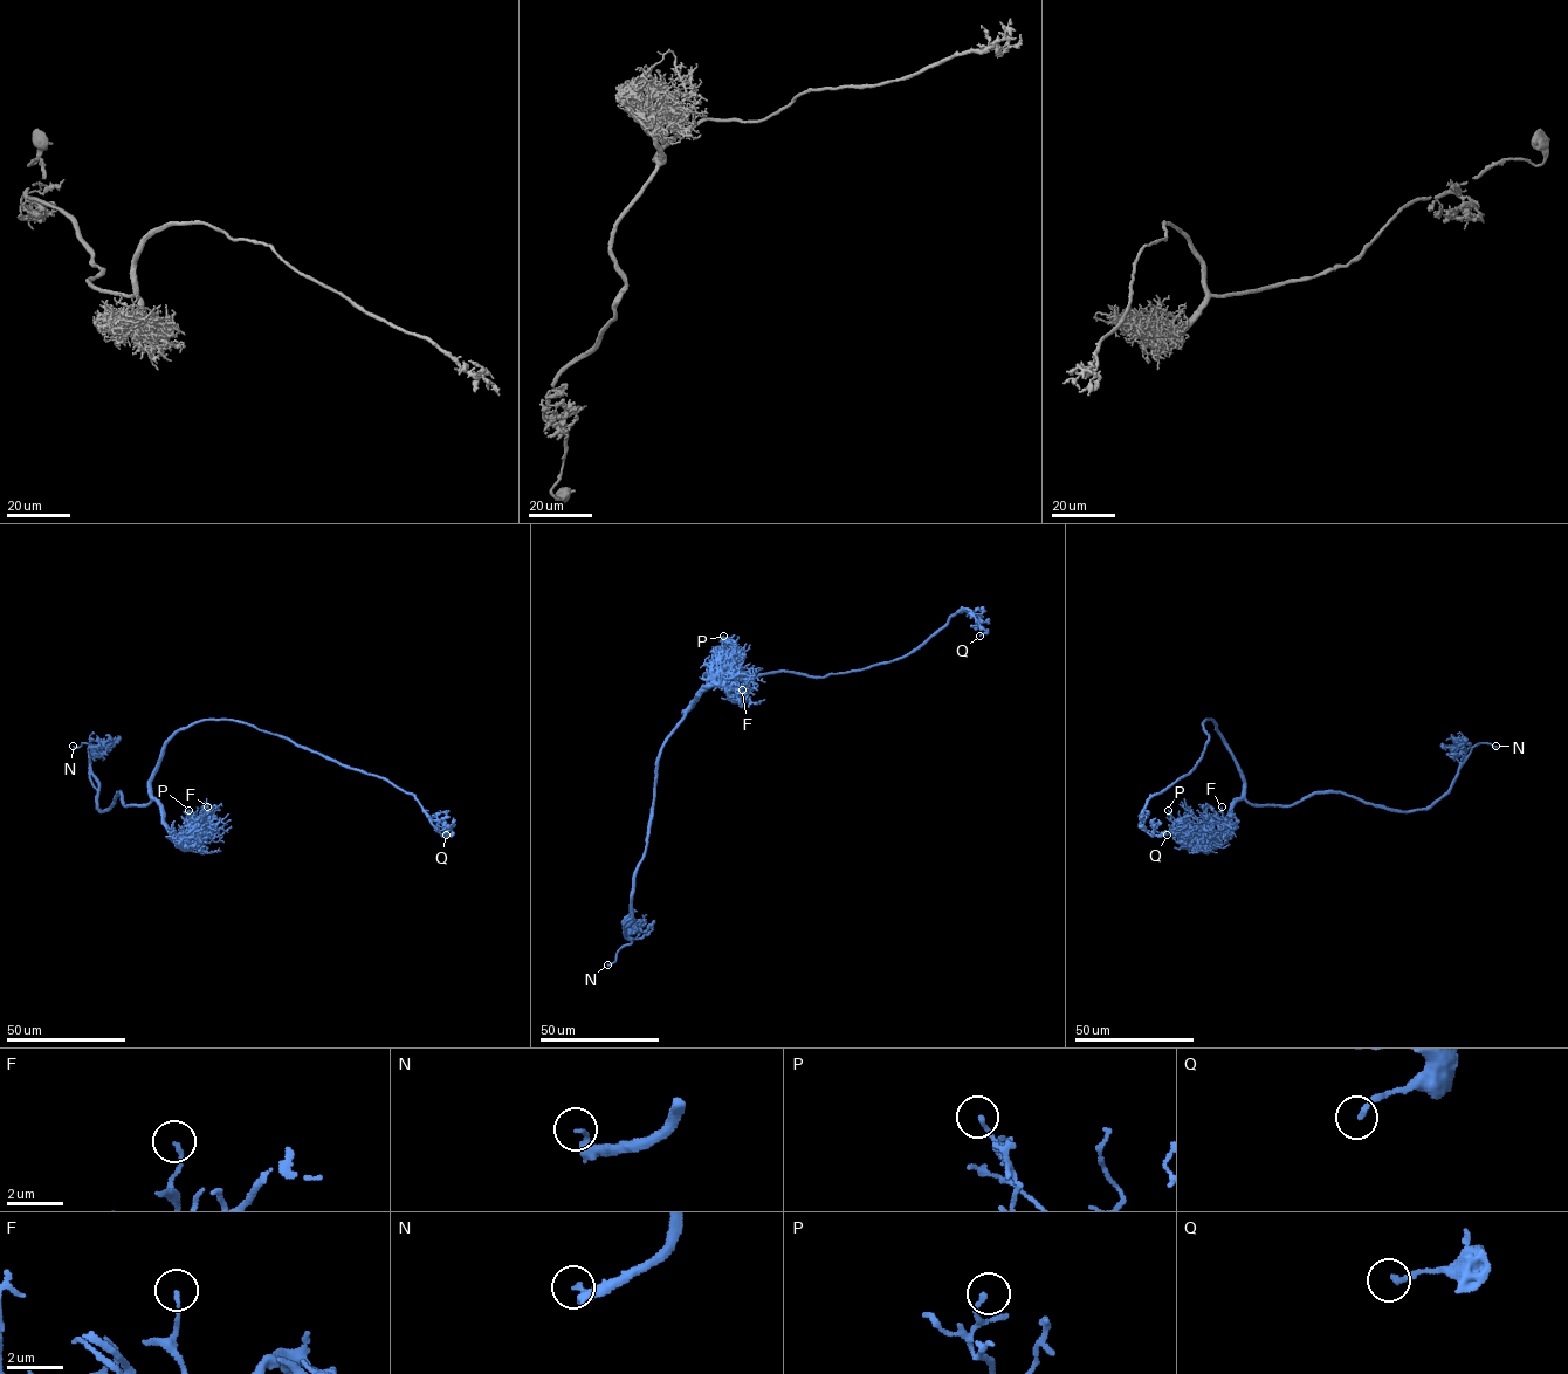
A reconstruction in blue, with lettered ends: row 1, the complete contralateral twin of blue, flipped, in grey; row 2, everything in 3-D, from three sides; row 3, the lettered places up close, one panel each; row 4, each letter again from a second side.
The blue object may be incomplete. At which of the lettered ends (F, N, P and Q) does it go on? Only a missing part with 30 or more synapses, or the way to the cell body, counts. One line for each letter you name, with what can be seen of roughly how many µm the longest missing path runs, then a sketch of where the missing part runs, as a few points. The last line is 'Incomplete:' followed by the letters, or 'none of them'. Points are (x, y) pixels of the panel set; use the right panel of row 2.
N: 15 µm | (1496, 746), (1512, 746), (1519, 739)
Incomplete: N

